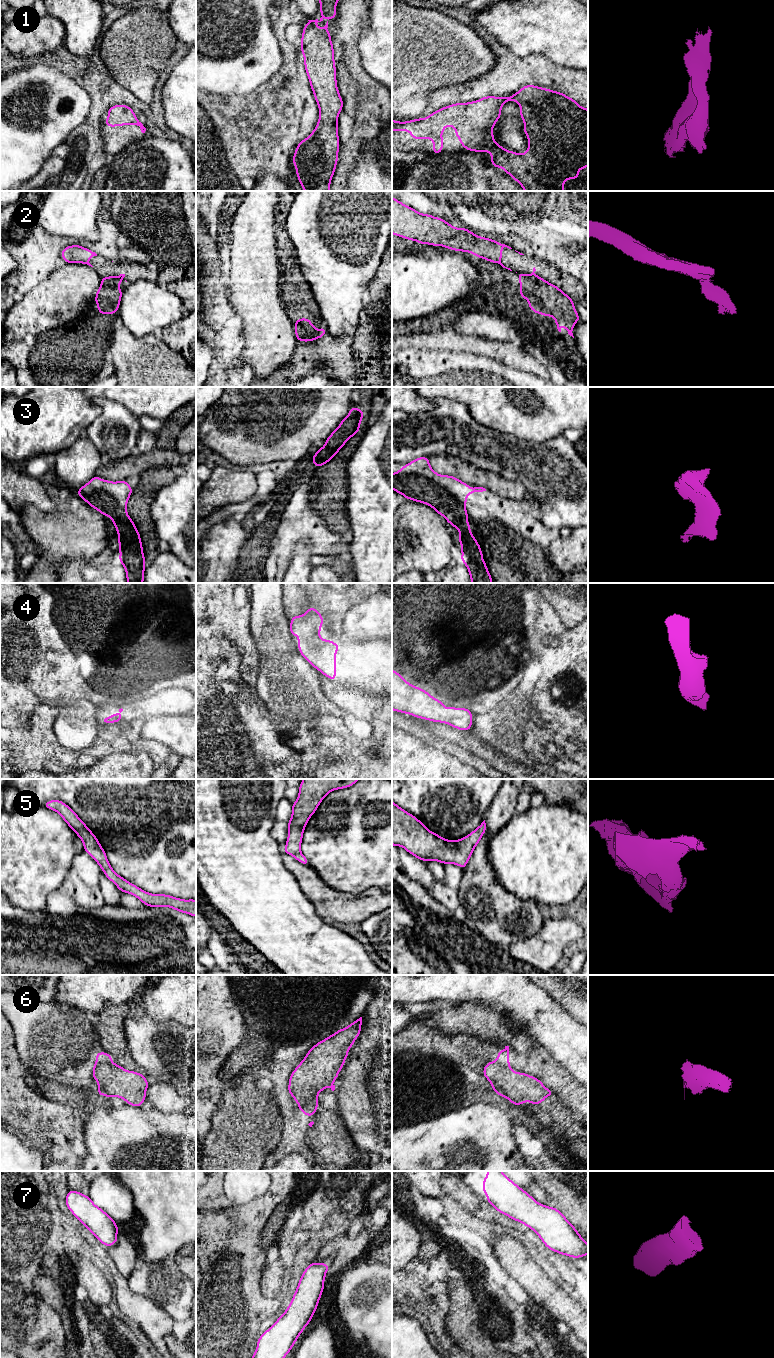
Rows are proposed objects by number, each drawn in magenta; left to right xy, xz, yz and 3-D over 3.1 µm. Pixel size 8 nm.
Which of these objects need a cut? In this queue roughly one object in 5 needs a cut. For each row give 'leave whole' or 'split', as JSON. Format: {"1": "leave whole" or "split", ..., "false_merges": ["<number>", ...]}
{"1": "leave whole", "2": "split", "3": "leave whole", "4": "leave whole", "5": "leave whole", "6": "leave whole", "7": "leave whole", "false_merges": ["2"]}

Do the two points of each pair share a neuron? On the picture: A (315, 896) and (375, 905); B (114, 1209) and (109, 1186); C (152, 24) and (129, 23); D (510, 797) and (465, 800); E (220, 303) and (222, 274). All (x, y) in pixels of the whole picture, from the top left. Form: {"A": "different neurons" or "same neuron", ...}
{"A": "same neuron", "B": "same neuron", "C": "same neuron", "D": "different neurons", "E": "same neuron"}

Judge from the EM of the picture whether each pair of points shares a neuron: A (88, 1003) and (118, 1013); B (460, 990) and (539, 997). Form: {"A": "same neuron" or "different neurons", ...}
{"A": "different neurons", "B": "same neuron"}

